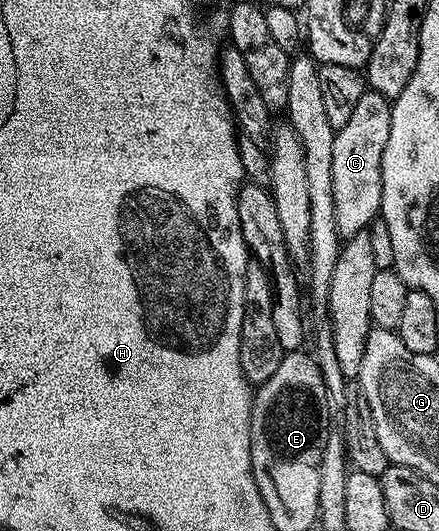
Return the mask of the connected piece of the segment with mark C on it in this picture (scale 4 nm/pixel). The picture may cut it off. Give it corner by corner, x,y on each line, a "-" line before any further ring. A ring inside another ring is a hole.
367,89
352,111
352,120
337,130
332,144
332,198
336,208
336,224
339,235
349,236
365,230
379,217
382,208
382,161
388,144
388,132
392,128
391,99
373,89

